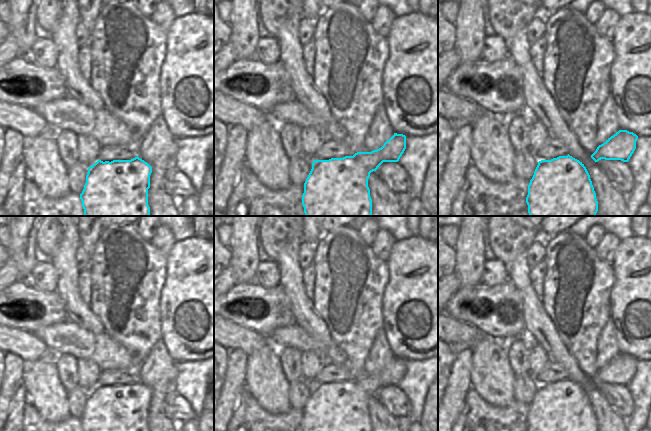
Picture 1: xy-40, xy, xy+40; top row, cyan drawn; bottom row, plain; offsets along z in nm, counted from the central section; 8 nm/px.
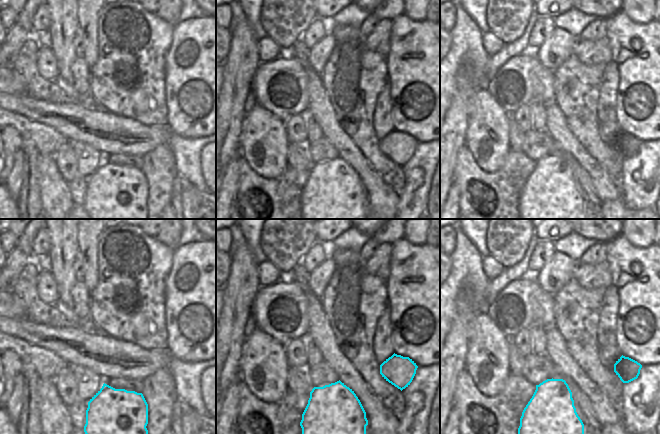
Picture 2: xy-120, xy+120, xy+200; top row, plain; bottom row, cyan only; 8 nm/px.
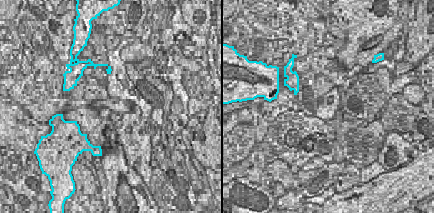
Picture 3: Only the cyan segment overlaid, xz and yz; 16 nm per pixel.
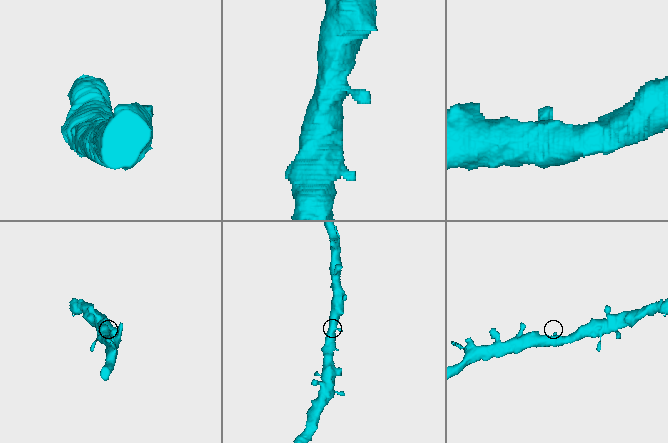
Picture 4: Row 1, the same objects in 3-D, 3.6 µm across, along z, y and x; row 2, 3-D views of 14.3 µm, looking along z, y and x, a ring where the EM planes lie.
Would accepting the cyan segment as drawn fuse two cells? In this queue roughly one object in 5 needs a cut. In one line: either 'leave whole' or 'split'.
leave whole

